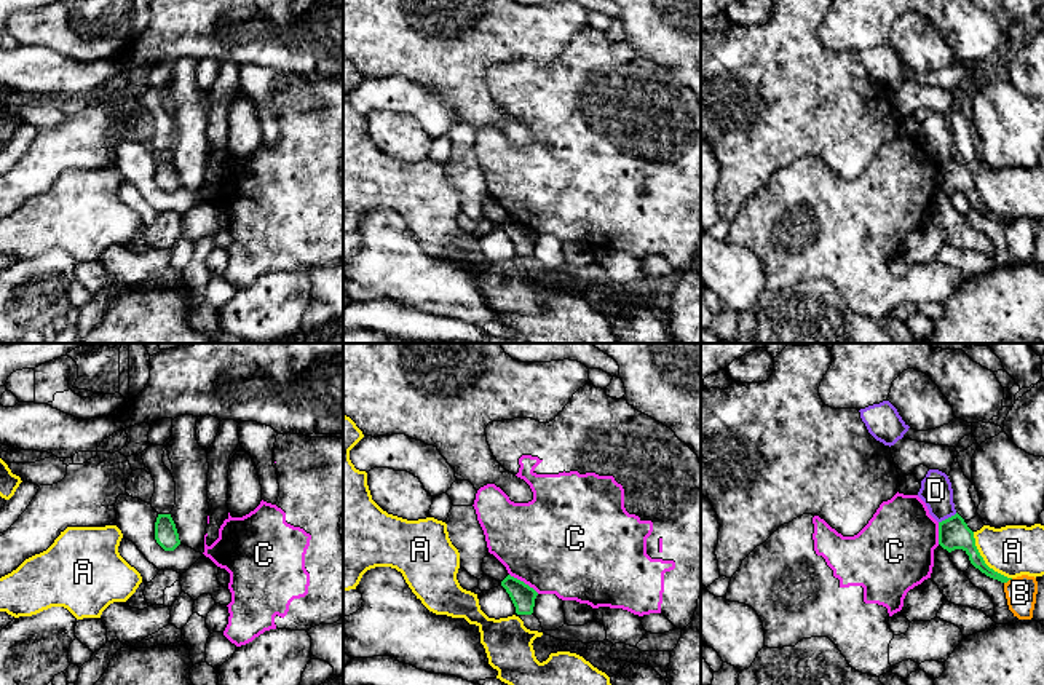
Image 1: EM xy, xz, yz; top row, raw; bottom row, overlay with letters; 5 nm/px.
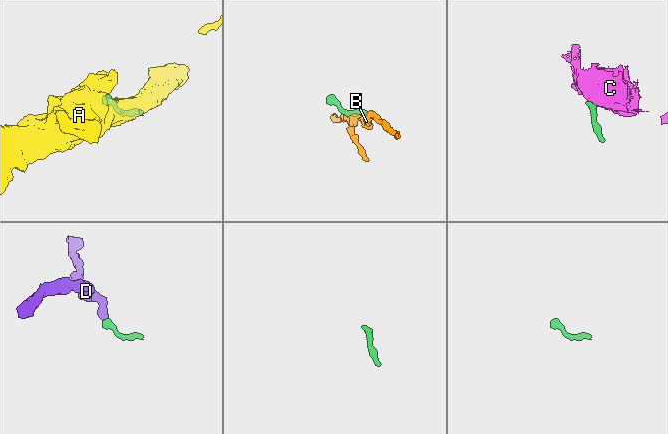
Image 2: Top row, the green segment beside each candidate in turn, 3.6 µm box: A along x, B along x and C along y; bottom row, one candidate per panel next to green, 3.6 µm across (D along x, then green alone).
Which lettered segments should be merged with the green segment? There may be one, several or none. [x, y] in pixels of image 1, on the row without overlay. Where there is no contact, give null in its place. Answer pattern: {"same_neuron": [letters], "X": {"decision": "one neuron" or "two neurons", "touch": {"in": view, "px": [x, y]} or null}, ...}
{"same_neuron": [], "A": {"decision": "two neurons", "touch": {"in": "yz", "px": [984, 203]}}, "B": {"decision": "two neurons", "touch": {"in": "yz", "px": [1008, 222]}}, "C": {"decision": "two neurons", "touch": {"in": "xz", "px": [522, 224]}}, "D": {"decision": "two neurons", "touch": {"in": "yz", "px": [949, 160]}}}

